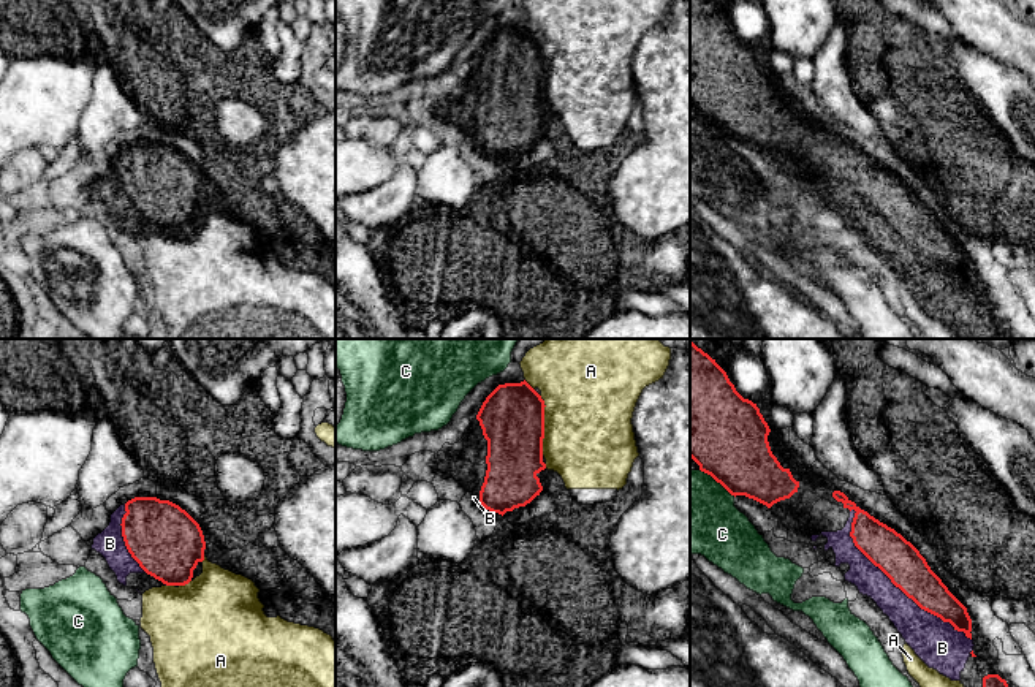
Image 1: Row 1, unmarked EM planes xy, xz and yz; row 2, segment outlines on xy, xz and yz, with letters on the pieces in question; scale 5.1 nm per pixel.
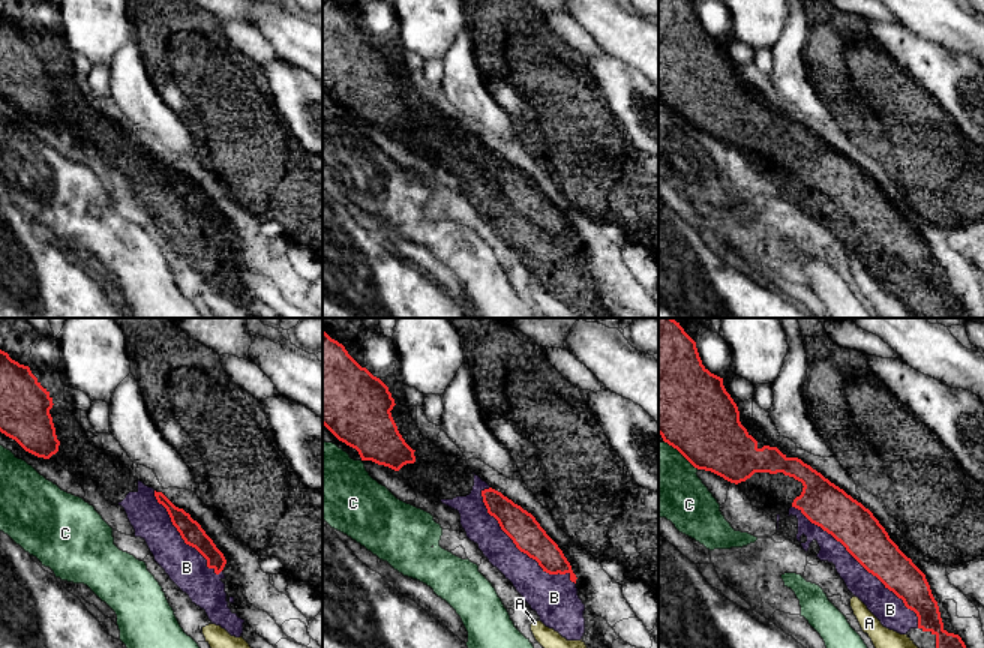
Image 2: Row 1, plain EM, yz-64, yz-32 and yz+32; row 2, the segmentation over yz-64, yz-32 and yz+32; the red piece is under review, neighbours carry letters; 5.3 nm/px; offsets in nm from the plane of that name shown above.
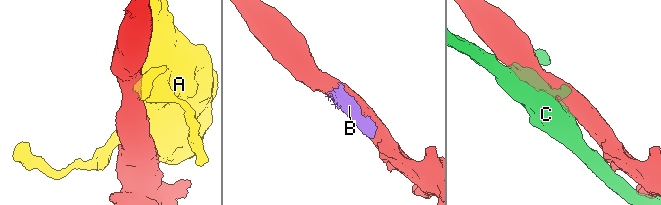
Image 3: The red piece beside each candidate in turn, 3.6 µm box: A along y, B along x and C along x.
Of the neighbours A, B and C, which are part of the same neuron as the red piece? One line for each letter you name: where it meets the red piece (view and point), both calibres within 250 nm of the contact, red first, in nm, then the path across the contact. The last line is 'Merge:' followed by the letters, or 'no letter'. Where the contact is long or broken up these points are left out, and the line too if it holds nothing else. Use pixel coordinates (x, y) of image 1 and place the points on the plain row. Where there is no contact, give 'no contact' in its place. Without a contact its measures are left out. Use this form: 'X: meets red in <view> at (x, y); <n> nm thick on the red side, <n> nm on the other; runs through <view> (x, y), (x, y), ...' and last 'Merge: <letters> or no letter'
B: meets red in yz at (894, 230); 200 nm thick on the red side, 190 nm on the other
Merge: B

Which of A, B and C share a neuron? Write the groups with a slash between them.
A / B / C

